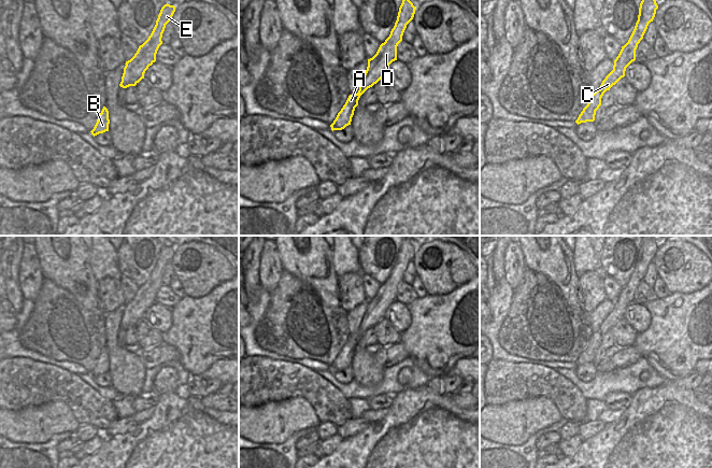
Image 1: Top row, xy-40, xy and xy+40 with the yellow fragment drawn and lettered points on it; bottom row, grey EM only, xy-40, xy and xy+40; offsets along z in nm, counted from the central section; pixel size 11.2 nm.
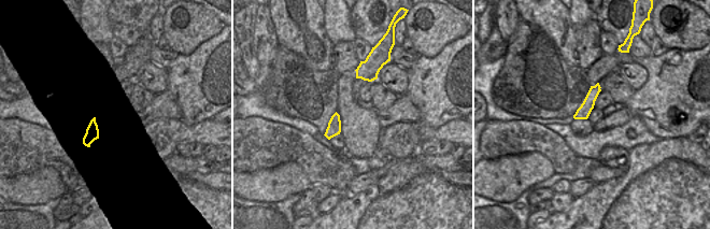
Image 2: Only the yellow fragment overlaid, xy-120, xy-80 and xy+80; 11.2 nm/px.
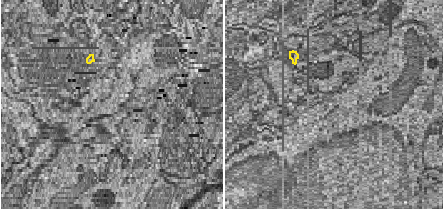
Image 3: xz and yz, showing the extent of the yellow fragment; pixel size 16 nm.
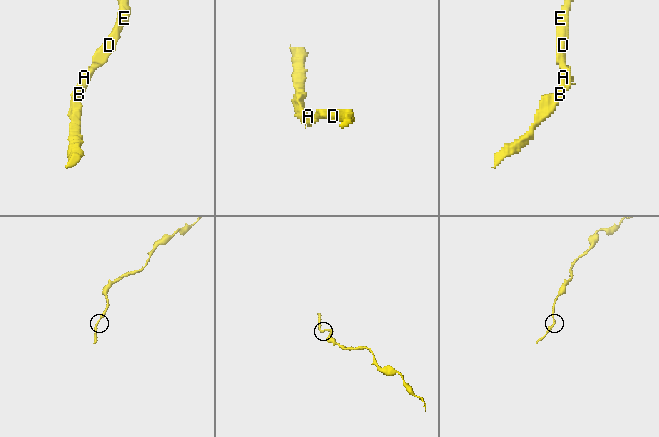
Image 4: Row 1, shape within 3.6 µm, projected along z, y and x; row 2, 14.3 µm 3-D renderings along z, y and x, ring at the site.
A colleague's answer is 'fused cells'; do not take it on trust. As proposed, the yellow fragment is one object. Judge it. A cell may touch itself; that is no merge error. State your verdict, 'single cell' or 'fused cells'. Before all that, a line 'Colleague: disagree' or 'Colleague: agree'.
Colleague: disagree
single cell

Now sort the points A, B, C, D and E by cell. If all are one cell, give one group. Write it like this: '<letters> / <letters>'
A B C D E

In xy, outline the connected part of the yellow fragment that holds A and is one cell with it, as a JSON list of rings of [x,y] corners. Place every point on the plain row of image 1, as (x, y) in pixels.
[[[405,238],[399,249],[397,261],[390,272],[389,278],[382,284],[376,295],[368,300],[368,308],[362,317],[359,331],[355,336],[350,336],[345,345],[338,354],[336,360],[330,366],[331,371],[342,371],[351,366],[355,349],[358,346],[360,337],[381,320],[385,318],[388,307],[397,301],[397,287],[402,282],[407,266],[413,260],[416,247]]]

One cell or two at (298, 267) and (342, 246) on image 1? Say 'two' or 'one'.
two

